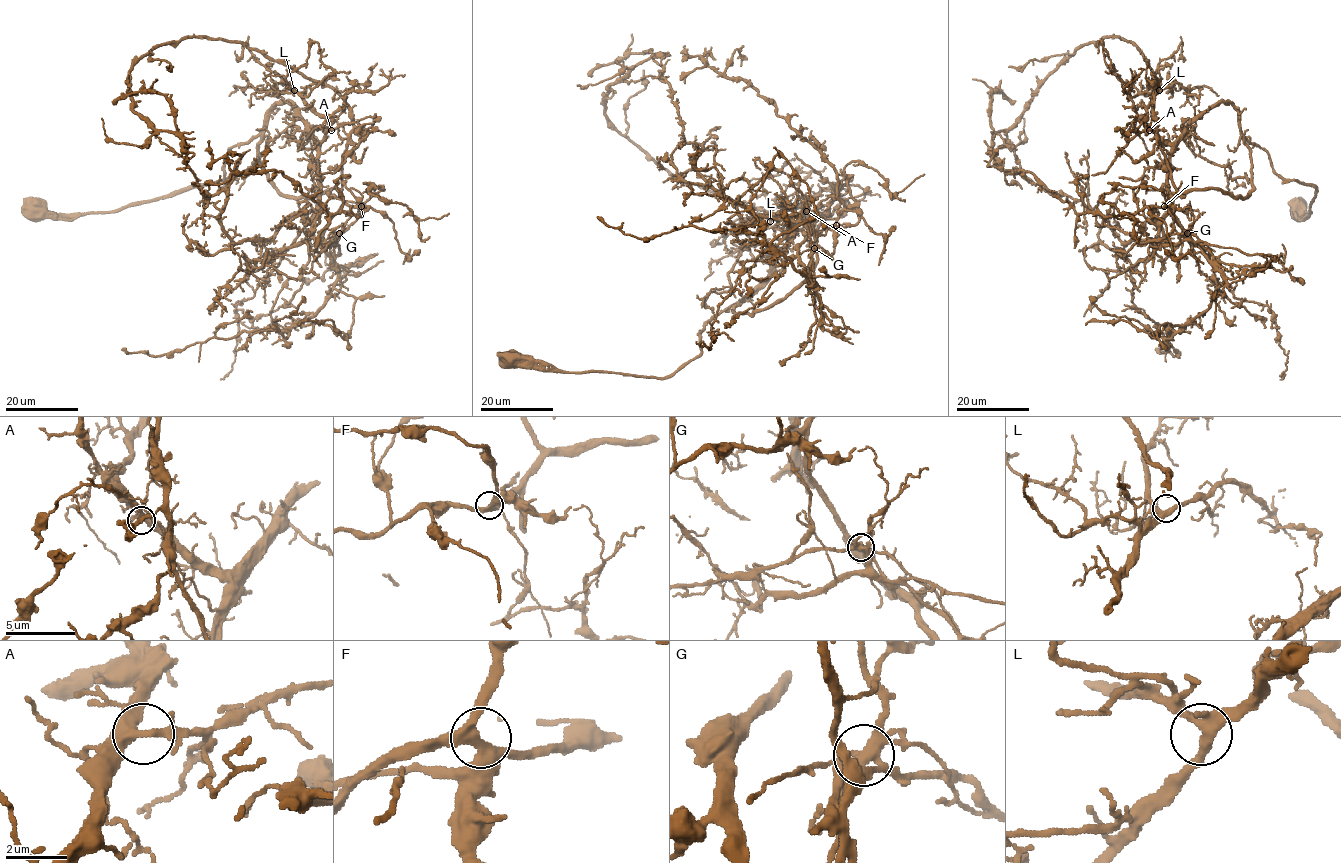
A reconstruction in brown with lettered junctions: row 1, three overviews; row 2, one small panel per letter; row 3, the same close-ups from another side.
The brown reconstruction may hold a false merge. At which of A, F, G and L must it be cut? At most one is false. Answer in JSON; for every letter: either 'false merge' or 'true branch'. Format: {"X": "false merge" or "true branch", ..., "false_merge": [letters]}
{"A": "true branch", "F": "true branch", "G": "false merge", "L": "true branch", "false_merge": ["G"]}

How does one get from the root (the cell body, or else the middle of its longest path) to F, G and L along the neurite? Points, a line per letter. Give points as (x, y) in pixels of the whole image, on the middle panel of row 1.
F: (516, 359), (671, 376), (700, 353), (715, 315), (790, 294), (816, 261), (817, 235), (836, 225)
G: (516, 359), (671, 376), (700, 353), (715, 315), (790, 294), (814, 248)
L: (516, 359), (540, 370), (671, 376), (700, 353), (704, 325), (765, 279), (805, 206), (786, 208), (770, 221)

